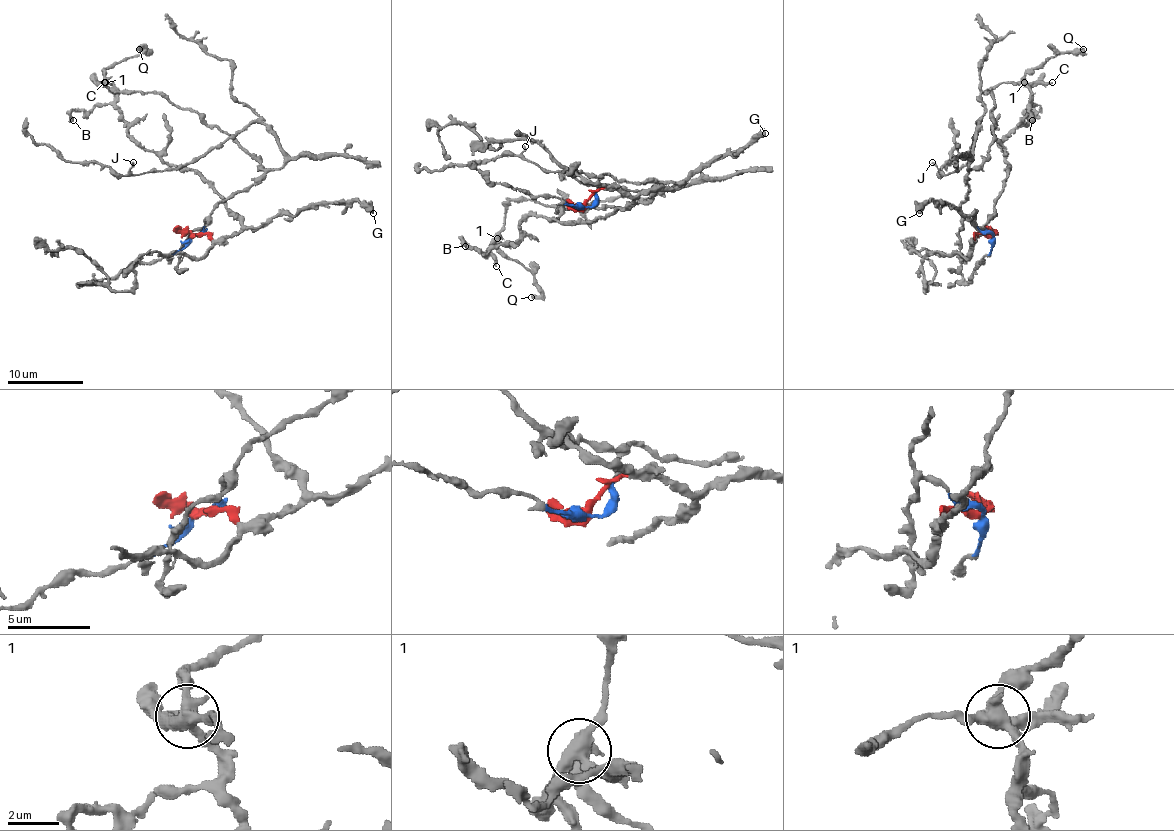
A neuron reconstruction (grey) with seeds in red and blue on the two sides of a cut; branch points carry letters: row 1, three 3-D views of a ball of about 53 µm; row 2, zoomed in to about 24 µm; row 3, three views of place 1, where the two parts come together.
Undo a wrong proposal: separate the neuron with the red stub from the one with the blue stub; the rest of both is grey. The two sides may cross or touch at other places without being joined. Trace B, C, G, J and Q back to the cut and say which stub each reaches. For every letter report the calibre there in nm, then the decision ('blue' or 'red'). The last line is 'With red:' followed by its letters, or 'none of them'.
B: 380 nm thick; red
C: 240 nm thick; blue
G: 600 nm thick; red
J: 200 nm thick; blue
Q: 360 nm thick; red
With red: B, G, Q

